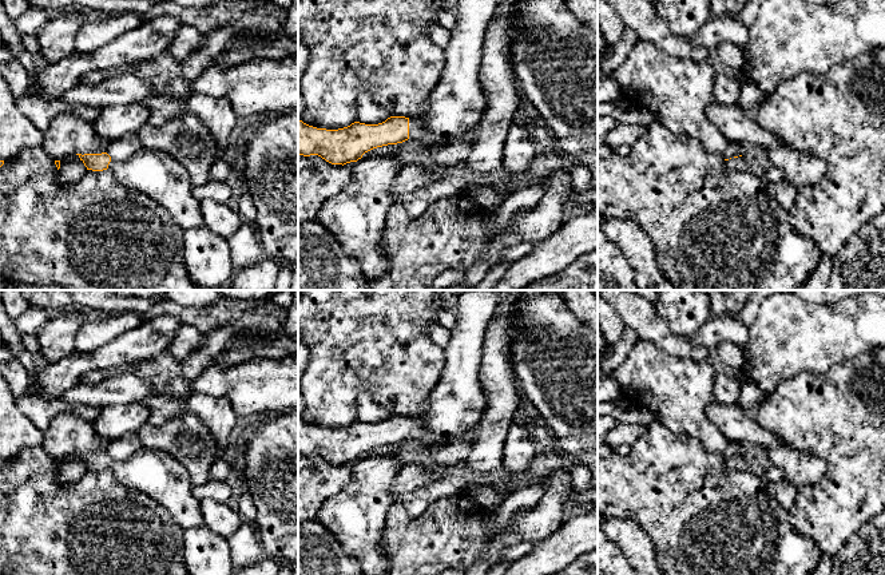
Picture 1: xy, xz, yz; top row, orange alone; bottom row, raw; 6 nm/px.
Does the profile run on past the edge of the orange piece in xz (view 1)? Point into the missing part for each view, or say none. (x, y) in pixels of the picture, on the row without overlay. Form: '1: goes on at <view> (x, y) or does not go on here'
1: goes on at xz (452, 411)

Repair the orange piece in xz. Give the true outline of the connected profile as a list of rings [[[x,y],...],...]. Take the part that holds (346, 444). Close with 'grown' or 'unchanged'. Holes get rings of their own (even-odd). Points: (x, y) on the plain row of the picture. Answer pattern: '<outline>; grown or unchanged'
[[[463,290],[459,294],[456,325],[451,329],[451,341],[445,348],[447,362],[441,380],[425,398],[414,417],[390,416],[378,424],[354,421],[338,429],[317,428],[298,420],[298,455],[318,455],[332,464],[357,461],[373,448],[417,439],[426,447],[434,443],[463,440],[469,447],[477,437],[477,425],[487,407],[487,398],[479,381],[481,350],[485,329],[496,313],[500,290]]]; grown

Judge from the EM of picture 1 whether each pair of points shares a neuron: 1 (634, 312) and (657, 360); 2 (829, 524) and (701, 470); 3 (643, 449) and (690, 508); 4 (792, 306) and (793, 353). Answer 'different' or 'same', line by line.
1: different
2: different
3: same
4: same

